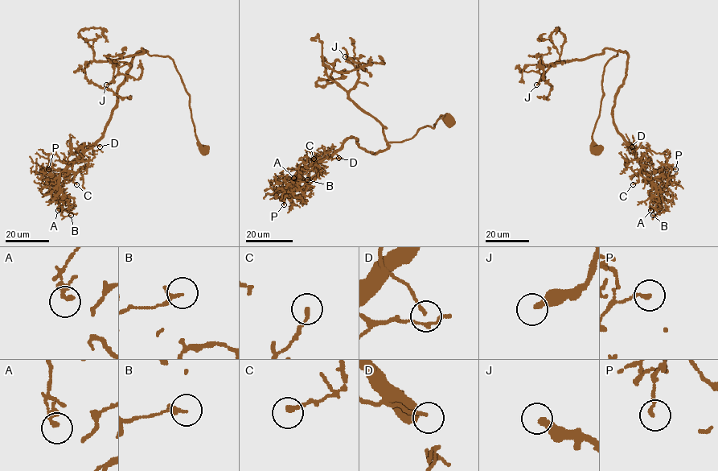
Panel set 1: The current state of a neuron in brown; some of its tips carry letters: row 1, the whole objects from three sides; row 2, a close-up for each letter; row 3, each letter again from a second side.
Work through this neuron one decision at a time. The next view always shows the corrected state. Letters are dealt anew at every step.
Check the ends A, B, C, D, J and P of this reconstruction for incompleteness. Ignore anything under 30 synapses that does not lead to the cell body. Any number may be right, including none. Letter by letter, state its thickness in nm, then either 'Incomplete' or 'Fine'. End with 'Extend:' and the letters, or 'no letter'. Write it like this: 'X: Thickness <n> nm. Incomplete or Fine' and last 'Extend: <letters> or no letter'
A: Thickness 200 nm. Fine
B: Thickness 240 nm. Fine
C: Thickness 200 nm. Fine
D: Thickness 90 nm. Fine
J: Thickness 300 nm. Incomplete
P: Thickness 160 nm. Fine
Extend: J

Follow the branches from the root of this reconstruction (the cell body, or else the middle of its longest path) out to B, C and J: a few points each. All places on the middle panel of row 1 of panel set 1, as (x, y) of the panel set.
B: (450, 121), (441, 116), (432, 127), (375, 154), (349, 138), (302, 168), (293, 187), (307, 179)
C: (450, 121), (441, 116), (432, 127), (375, 154), (350, 137), (303, 169), (313, 159)
J: (450, 121), (441, 116), (411, 138), (387, 142), (386, 127), (349, 97), (358, 64), (345, 56)

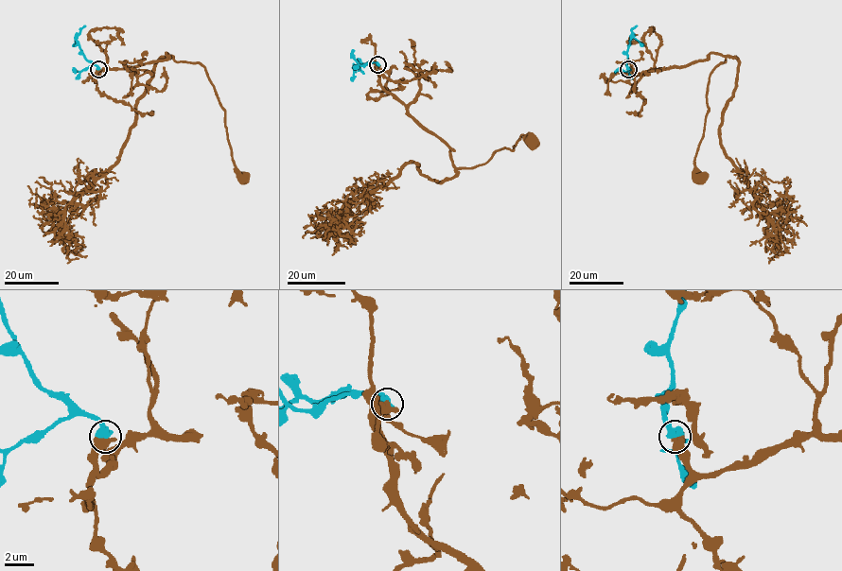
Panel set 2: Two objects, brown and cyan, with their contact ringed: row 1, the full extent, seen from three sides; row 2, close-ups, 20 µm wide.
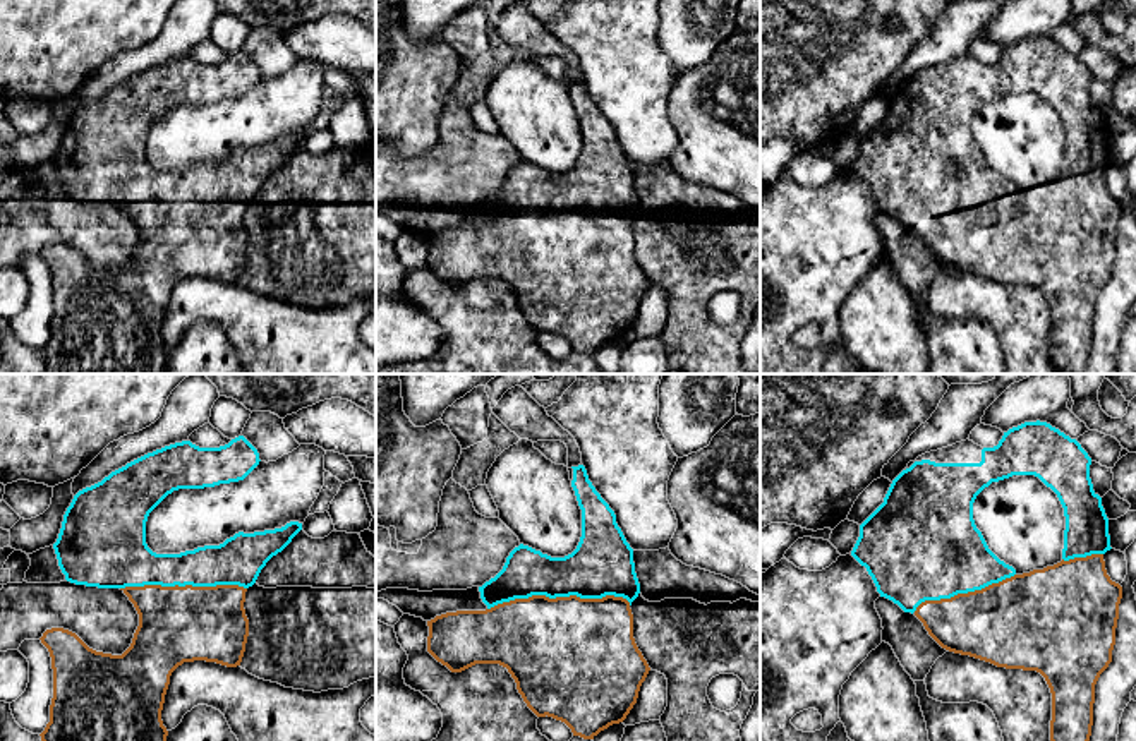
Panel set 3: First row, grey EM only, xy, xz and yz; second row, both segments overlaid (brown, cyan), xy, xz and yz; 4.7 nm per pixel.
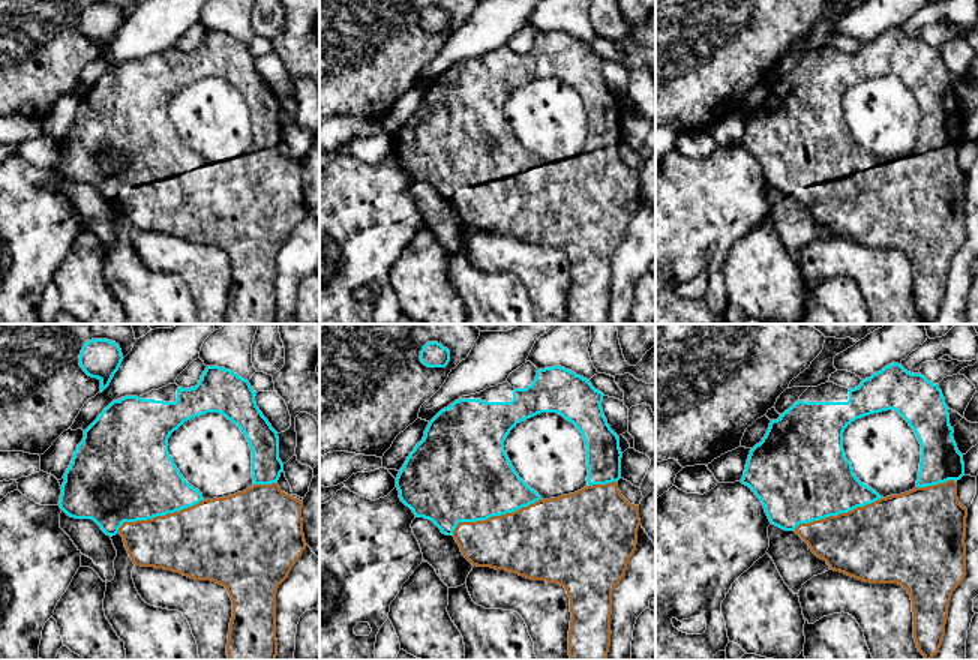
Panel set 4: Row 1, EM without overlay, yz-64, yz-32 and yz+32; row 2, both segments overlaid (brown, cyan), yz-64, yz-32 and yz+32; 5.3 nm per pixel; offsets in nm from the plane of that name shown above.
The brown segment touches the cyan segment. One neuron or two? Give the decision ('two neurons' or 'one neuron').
one neuron

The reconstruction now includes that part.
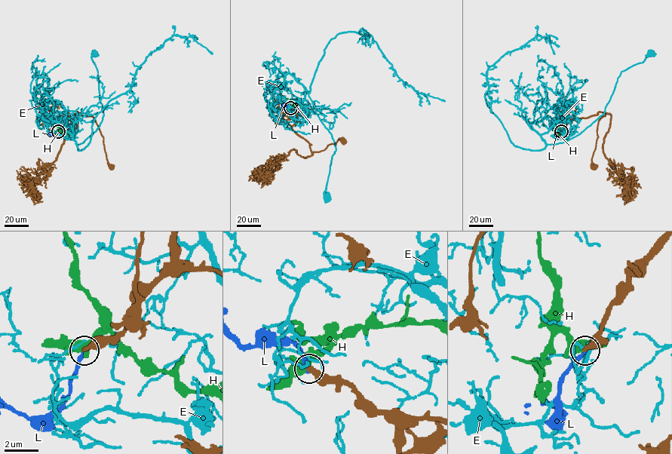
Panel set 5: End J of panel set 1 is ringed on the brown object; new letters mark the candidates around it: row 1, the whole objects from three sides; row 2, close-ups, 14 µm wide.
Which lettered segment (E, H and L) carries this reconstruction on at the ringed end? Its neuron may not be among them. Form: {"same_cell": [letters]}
{"same_cell": []}

